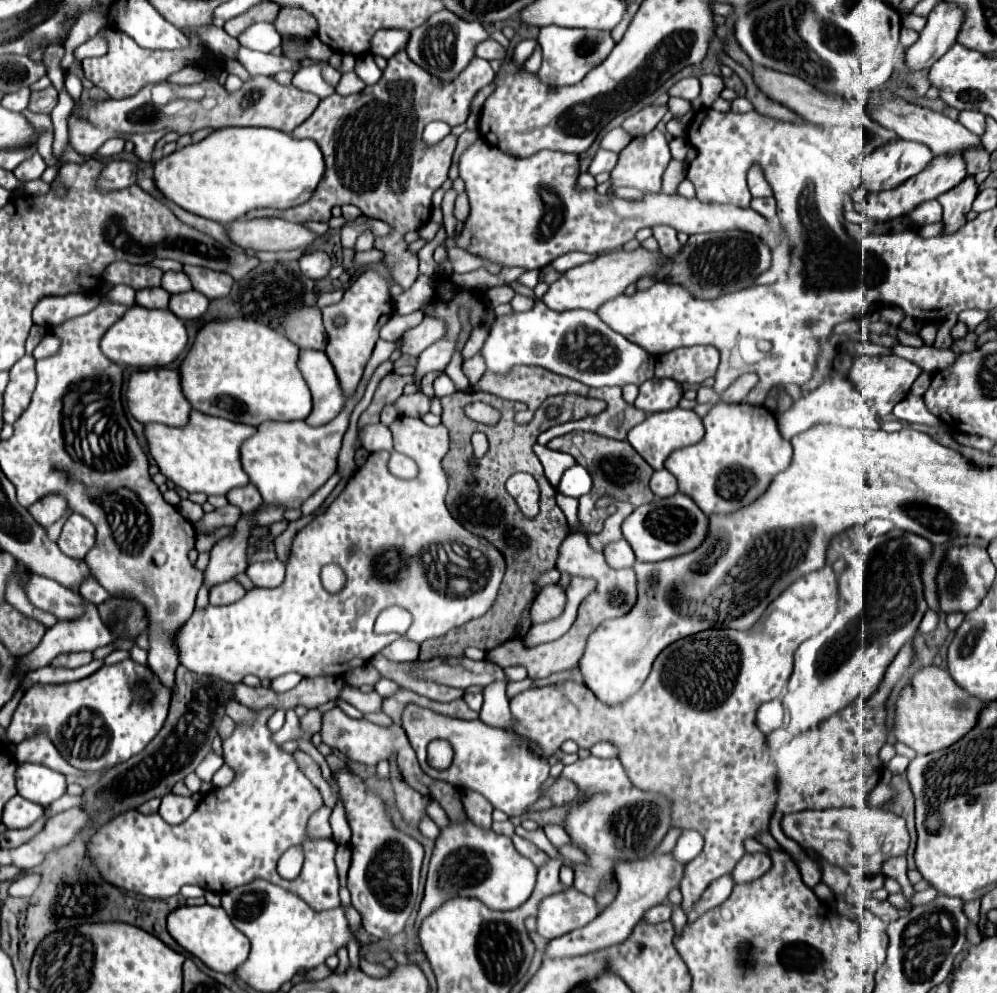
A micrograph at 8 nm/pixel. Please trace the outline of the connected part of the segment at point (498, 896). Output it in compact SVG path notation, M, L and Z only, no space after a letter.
M470 818L462 822L450 822L446 828L440 830L440 836L436 838L426 890L414 930L418 932L420 922L428 914L432 914L432 910L436 910L440 904L454 896L476 898L484 902L490 910L514 910L530 898L536 886L536 872L536 866L514 848L508 836L484 830L472 824Z

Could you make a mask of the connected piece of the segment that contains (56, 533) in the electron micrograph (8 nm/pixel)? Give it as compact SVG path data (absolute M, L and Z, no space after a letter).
M67 507L64 516L47 529L48 537L50 538L50 540L52 540L52 542L57 542L61 533L62 527L71 513L72 513L72 510L70 509L70 507Z

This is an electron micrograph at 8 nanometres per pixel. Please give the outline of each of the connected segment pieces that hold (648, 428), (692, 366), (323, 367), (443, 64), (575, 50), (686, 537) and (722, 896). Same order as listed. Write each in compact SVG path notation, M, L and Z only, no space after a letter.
M674 408L674 410L668 410L668 412L654 412L654 414L648 414L646 420L638 426L634 426L630 432L628 432L628 442L632 444L632 448L654 468L654 470L660 470L664 460L678 448L684 448L684 446L692 446L692 444L698 444L704 436L704 426L702 426L702 420L700 416L694 412L694 410L684 410L684 408Z
M692 346L668 352L656 362L658 378L672 378L678 384L700 384L714 376L720 354L714 346Z
M300 350L298 368L312 392L312 414L306 422L310 426L322 426L336 418L348 398L342 394L328 356L320 350Z
M440 10L432 14L432 18L424 22L424 26L410 30L408 46L404 50L414 64L422 66L432 76L440 80L454 80L460 74L460 70L464 70L468 62L474 58L476 44L480 44L486 38L488 38L488 32L480 22L466 22L448 10Z
M544 26L540 28L538 44L542 46L542 52L544 52L544 62L538 72L540 80L550 86L570 86L570 84L580 82L592 68L604 62L616 42L612 40L610 32L602 32L602 30Z
M682 492L642 504L622 524L622 536L632 546L636 560L640 562L660 562L666 558L692 552L702 544L706 530L708 530L708 516L704 516L702 510L692 502L692 498L684 496Z
M732 874L720 876L720 880L714 880L714 882L706 888L706 892L702 894L702 898L700 898L700 902L698 902L698 906L696 906L696 910L694 910L692 914L688 914L688 920L694 922L694 920L696 920L700 914L704 914L706 910L720 906L720 904L730 896L732 888L734 888Z

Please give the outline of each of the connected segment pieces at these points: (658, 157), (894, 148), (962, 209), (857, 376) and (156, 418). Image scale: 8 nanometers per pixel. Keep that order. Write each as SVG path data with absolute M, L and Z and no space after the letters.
M660 130L636 136L620 154L612 168L612 186L634 186L644 194L660 192L660 178L670 162L668 140Z
M896 140L884 144L880 150L866 154L866 158L858 160L862 172L862 184L868 192L892 190L906 182L908 178L920 174L928 162L932 162L934 154L928 146L910 140Z
M968 176L956 188L948 190L938 198L938 202L944 208L944 218L942 218L944 228L940 236L954 234L956 230L960 230L960 226L964 226L966 214L972 210L972 202L976 194L978 194L978 186L974 182L974 176Z
M882 354L882 356L856 356L854 364L850 368L850 380L856 386L856 390L862 394L862 398L868 402L870 410L876 416L888 416L892 412L892 408L904 400L910 392L912 382L922 374L922 368L898 358L894 354Z
M150 368L150 370L132 372L128 380L126 402L128 402L130 414L142 424L160 422L168 426L184 426L192 410L192 406L188 404L188 400L180 390L180 374L168 368Z

